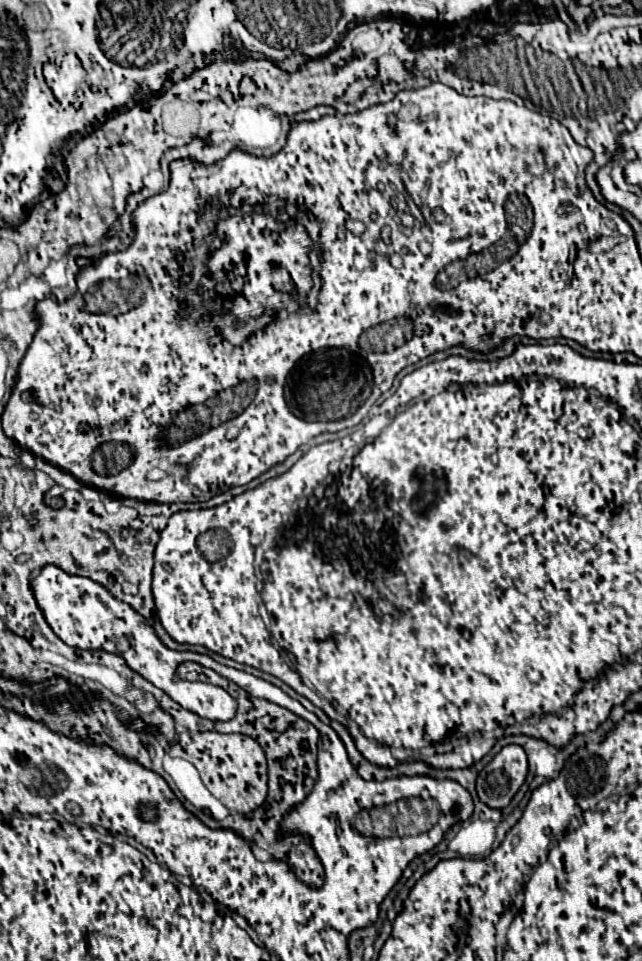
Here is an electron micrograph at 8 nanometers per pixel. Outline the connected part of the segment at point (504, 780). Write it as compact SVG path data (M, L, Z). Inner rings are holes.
M518 744L504 746L478 774L478 798L490 808L504 808L520 790L528 774L526 752Z

